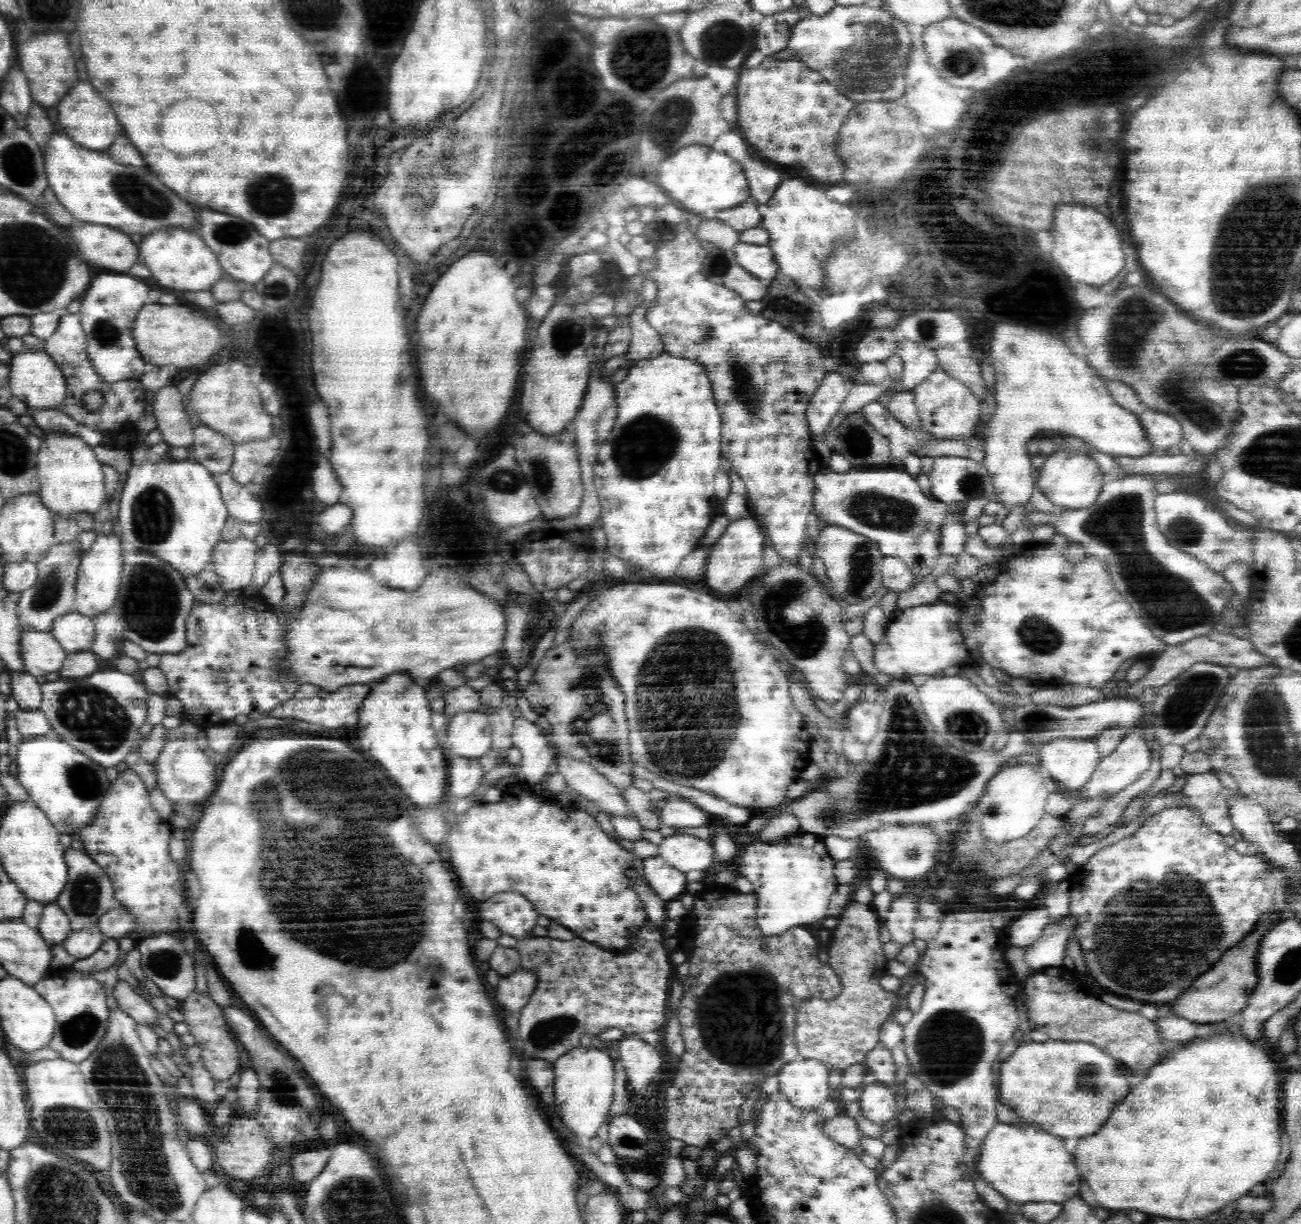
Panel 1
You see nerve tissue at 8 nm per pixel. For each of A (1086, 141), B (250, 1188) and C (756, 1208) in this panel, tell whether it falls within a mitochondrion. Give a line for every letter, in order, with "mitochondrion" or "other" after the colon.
A: mitochondrion
B: other
C: other

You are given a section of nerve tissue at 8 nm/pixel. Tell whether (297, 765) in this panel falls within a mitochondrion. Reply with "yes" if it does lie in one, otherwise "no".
yes

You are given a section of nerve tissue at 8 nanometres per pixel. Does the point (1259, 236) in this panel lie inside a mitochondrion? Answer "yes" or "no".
yes

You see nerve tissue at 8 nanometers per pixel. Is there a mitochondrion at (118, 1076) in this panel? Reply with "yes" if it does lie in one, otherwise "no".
yes

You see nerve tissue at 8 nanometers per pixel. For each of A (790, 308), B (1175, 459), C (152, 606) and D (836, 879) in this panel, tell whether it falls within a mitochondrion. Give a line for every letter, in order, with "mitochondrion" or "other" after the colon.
A: other
B: other
C: mitochondrion
D: other

